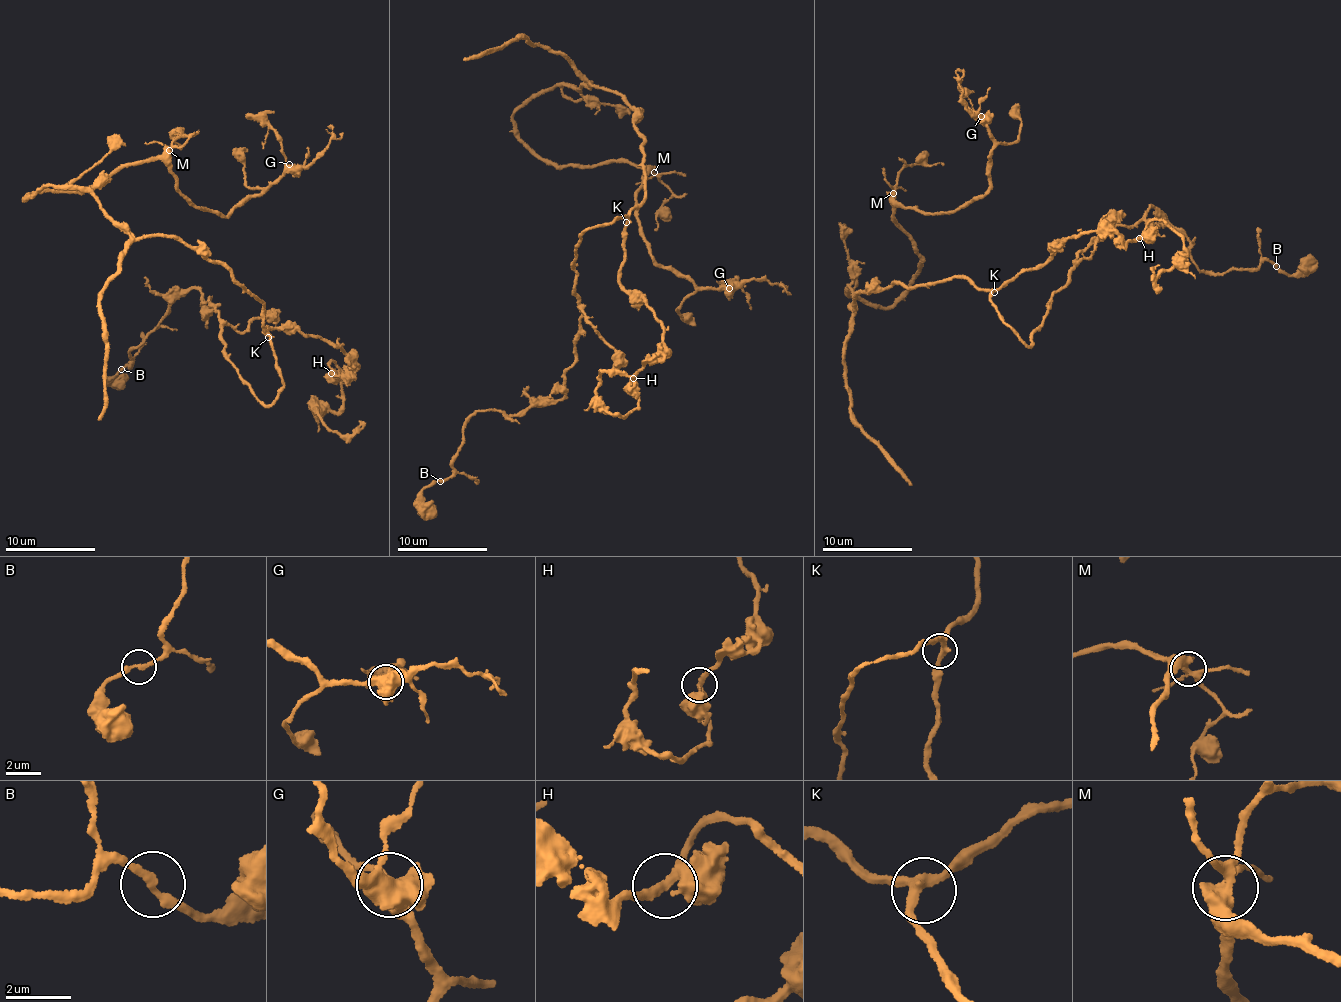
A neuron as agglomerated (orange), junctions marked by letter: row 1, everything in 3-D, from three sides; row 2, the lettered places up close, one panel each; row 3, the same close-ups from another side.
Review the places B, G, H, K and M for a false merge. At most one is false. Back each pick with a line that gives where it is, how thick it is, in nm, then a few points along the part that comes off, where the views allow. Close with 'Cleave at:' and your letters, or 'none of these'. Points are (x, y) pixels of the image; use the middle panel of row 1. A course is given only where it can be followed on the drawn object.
Cleave at: none of these

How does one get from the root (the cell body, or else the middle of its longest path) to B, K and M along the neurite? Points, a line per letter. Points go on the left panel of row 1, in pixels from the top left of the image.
B: (217, 261), (265, 305), (283, 384), (274, 400), (241, 376), (219, 311), (194, 288), (173, 292), (120, 370)
K: (217, 261), (265, 305), (263, 322), (268, 337)
M: (217, 261), (180, 240), (136, 238), (87, 193), (47, 186), (23, 197), (88, 189), (169, 150)

